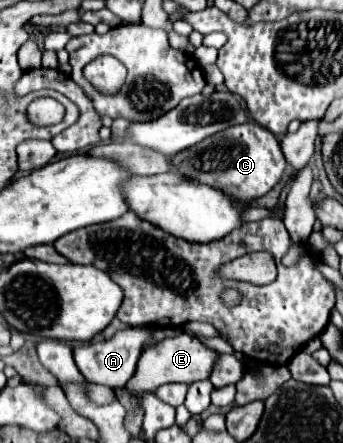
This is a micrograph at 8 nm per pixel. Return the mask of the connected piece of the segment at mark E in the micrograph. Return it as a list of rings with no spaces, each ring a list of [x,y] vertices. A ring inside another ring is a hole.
[[[182,332],[174,338],[164,338],[148,348],[142,350],[140,356],[140,364],[136,366],[136,376],[132,376],[132,380],[128,380],[126,388],[140,396],[142,392],[154,392],[158,386],[168,384],[168,382],[184,382],[184,384],[192,384],[196,380],[206,380],[214,368],[218,352],[208,348],[206,344],[202,344],[198,338]]]

